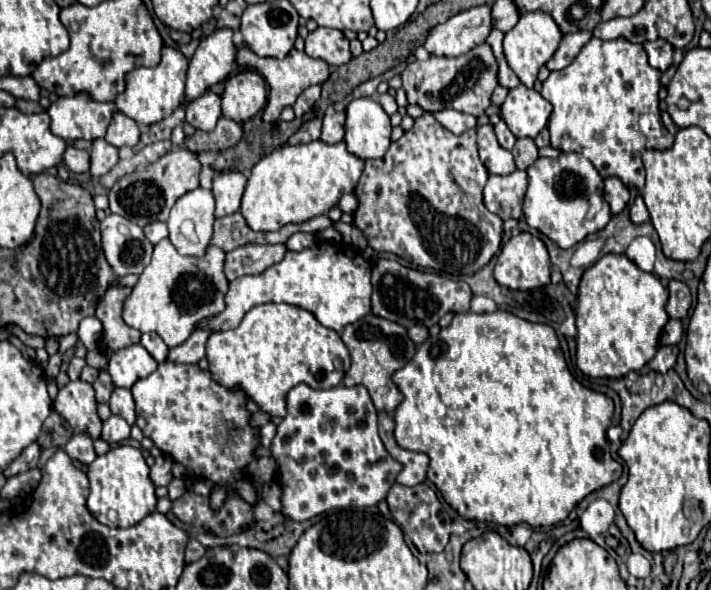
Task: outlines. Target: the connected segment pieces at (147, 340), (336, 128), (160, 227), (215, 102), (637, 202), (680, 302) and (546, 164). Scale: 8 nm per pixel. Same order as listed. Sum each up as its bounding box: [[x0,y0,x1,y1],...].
[[141,334,169,362],[323,112,345,142],[143,222,169,244],[187,92,221,132],[629,196,649,224],[665,280,691,318],[523,154,611,248]]

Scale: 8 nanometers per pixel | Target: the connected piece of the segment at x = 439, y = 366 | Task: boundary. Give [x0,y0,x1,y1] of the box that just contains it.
[393,310,621,529]

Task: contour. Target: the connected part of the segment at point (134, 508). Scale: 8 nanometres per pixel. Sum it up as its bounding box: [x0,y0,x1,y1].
[87,446,157,528]

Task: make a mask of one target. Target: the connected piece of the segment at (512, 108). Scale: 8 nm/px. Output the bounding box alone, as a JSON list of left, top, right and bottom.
[501,84,553,138]

